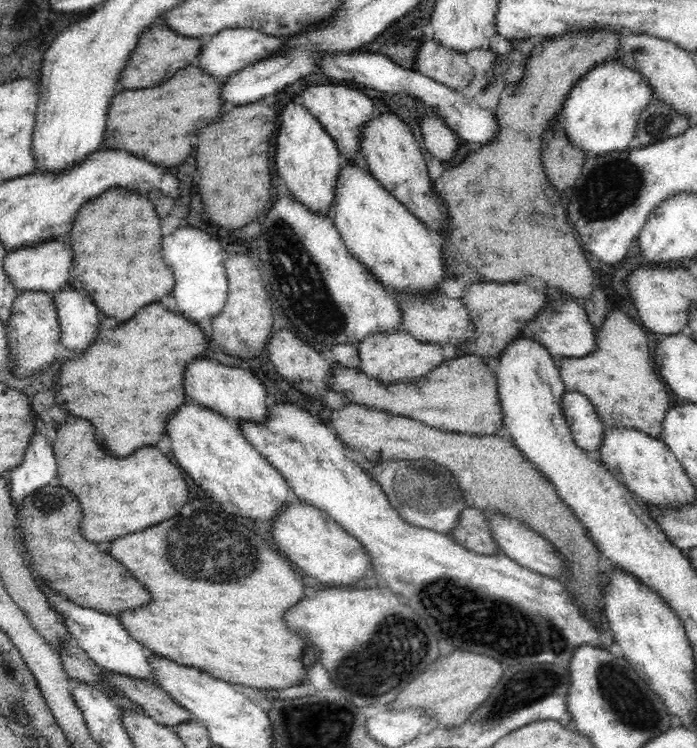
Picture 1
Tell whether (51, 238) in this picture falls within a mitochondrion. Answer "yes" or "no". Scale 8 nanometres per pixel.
no

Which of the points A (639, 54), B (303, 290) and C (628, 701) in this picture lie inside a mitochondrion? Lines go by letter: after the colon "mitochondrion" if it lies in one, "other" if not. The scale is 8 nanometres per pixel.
A: mitochondrion
B: mitochondrion
C: mitochondrion

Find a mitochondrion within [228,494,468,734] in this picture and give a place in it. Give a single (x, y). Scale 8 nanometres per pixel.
(370, 674)

